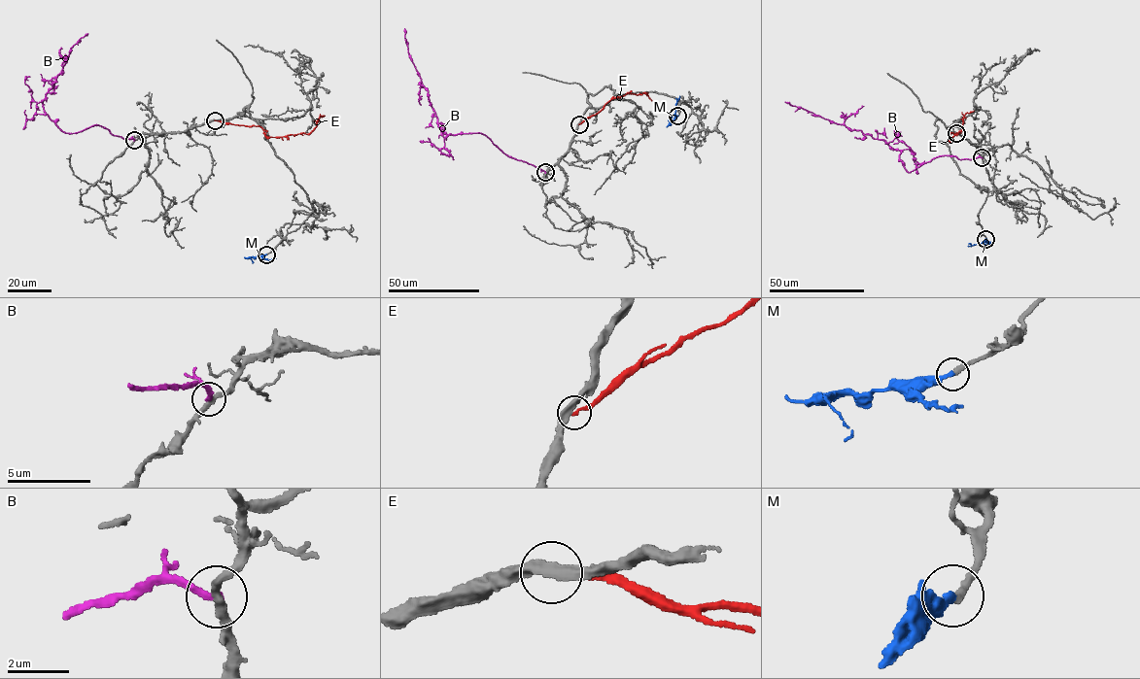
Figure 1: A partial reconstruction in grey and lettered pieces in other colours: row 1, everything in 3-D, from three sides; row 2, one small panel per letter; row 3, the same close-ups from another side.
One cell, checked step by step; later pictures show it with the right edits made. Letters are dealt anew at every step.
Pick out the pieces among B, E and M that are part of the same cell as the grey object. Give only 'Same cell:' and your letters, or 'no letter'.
Same cell: M

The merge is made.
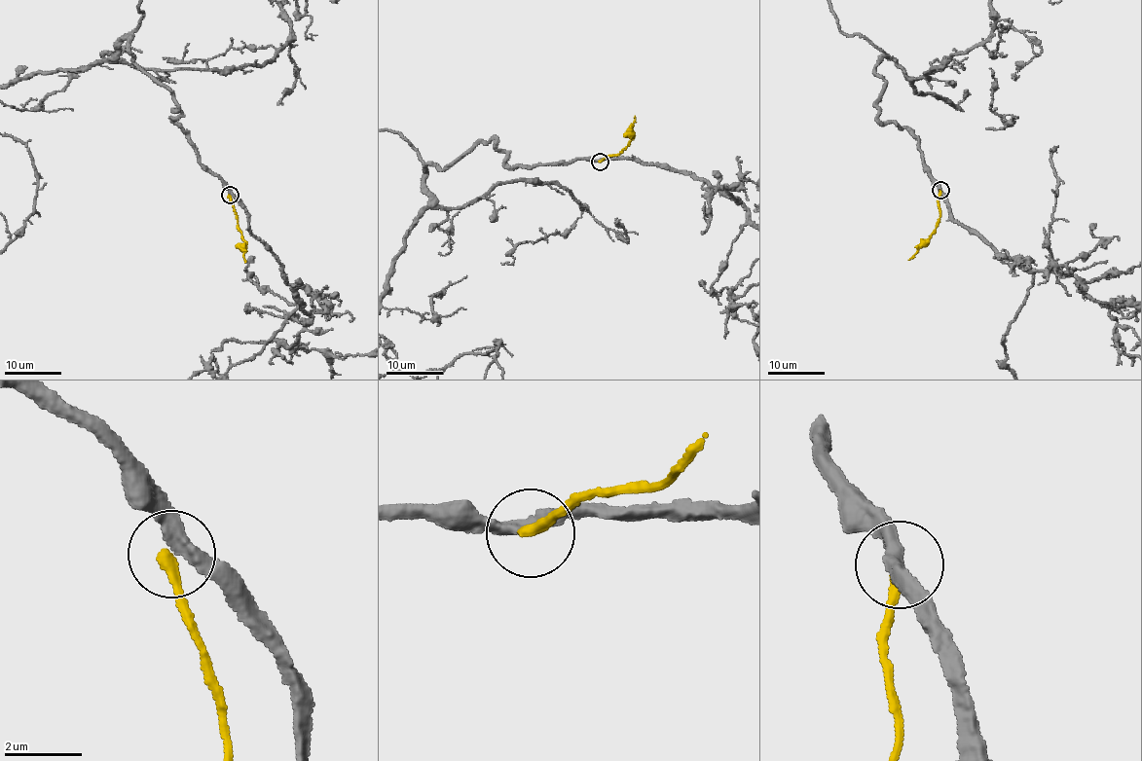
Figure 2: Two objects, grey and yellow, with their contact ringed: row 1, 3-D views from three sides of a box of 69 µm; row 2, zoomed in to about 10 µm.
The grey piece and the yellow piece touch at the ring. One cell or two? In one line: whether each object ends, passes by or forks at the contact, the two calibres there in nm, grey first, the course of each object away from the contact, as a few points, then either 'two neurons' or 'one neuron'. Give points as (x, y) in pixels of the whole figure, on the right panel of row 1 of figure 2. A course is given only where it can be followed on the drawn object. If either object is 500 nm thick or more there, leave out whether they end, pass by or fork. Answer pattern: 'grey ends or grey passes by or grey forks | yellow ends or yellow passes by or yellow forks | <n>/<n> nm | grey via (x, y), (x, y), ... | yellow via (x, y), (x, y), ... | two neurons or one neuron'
grey passes by | yellow ends | 340/280 nm | yellow via (939, 190), (939, 222), (928, 241), (908, 260) | two neurons

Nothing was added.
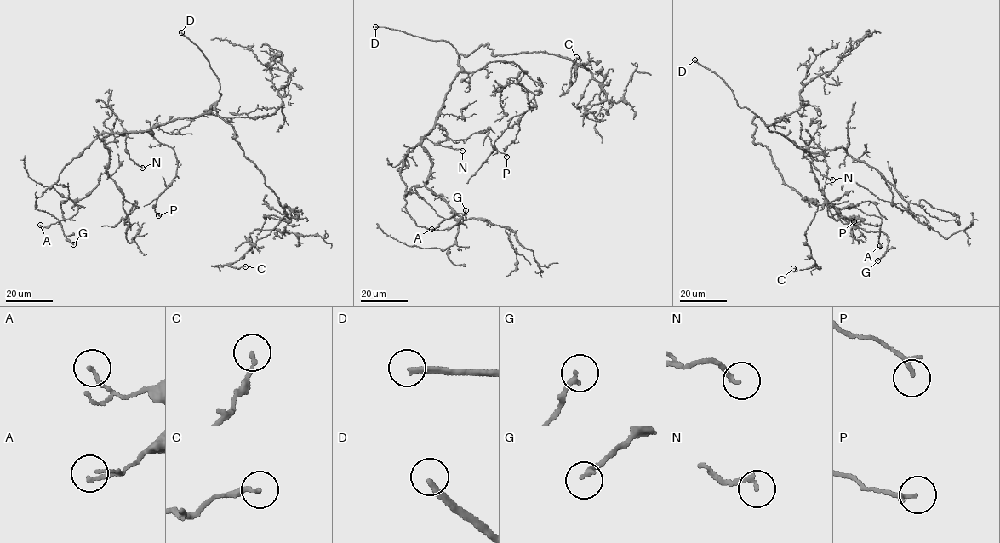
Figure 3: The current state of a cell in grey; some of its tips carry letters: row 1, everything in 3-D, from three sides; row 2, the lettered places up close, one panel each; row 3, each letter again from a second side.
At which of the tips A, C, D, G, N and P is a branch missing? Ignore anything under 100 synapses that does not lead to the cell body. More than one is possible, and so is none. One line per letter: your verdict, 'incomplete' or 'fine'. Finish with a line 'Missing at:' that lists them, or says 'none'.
A: fine
C: fine
D: incomplete
G: fine
N: fine
P: fine
Missing at: D

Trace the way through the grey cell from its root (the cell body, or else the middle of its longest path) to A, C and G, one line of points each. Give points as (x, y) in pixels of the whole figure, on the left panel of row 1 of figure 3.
A: (185, 117), (148, 130), (100, 134), (65, 166), (54, 183), (68, 185), (77, 212), (48, 226), (40, 225)
C: (185, 117), (215, 104), (284, 210), (268, 235), (230, 265), (245, 266)
G: (185, 117), (148, 130), (100, 134), (37, 197), (35, 208), (54, 216), (73, 244)

